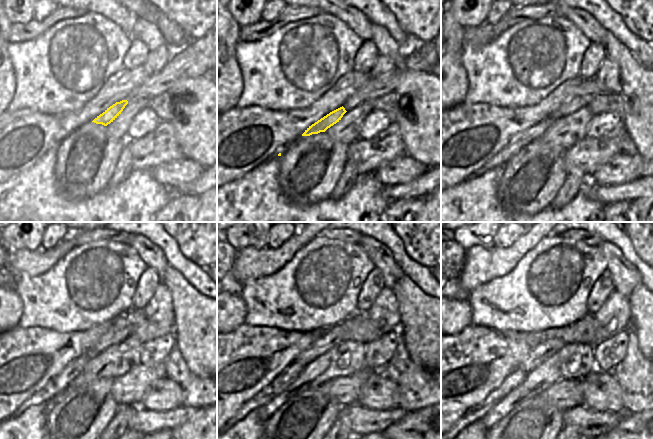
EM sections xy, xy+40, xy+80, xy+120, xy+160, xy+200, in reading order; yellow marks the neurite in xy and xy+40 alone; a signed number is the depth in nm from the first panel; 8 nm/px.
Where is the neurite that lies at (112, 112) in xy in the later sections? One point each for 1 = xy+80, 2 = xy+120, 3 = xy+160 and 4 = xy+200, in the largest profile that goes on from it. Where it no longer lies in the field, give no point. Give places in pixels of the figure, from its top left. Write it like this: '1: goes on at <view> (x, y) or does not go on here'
1: goes on at xy+80 (536, 132)
2: goes on at xy+120 (56, 384)
3: goes on at xy+160 (289, 375)
4: goes on at xy+200 (514, 379)

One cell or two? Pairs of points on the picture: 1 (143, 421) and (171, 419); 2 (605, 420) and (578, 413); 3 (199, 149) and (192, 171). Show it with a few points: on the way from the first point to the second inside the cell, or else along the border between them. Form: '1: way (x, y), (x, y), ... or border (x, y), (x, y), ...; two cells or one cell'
1: way (150, 421), (164, 420); one cell
2: way (598, 420), (585, 420); one cell
3: border (185, 157), (199, 163), (204, 168); two cells

